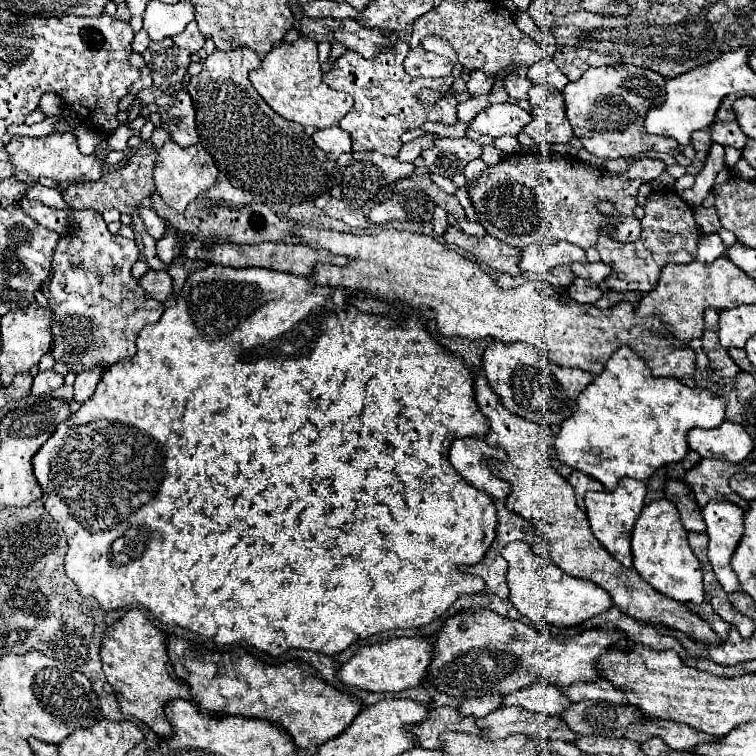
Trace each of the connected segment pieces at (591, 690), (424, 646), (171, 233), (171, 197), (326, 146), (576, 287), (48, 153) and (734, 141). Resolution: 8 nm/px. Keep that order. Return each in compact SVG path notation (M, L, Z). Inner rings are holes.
M608 680L588 682L588 684L572 684L562 692L568 694L568 698L572 702L594 700L594 702L610 702L610 704L616 704L616 706L626 704L624 702L624 692L616 690L616 686L612 686Z
M394 638L382 644L364 646L338 670L338 678L348 686L360 686L370 692L402 692L422 686L432 662L434 644L428 638Z
M168 230L166 236L156 242L156 250L158 250L160 260L162 260L166 266L168 266L168 262L176 260L176 258L182 254L180 244L178 244L178 236L176 236L176 230Z
M168 140L162 148L158 148L158 158L156 158L156 168L154 168L156 192L162 196L162 200L170 208L174 208L178 212L184 210L198 194L216 186L216 176L218 176L218 168L212 160L212 156L208 154L208 150L204 150L204 146L200 146L200 144L180 148L176 142Z
M332 126L326 130L316 130L312 134L312 140L316 142L318 148L322 148L326 152L326 156L330 160L338 160L340 154L350 152L350 134L338 126Z
M574 278L574 282L566 288L566 292L570 294L572 300L580 304L594 304L602 296L602 290L594 282L584 282L582 278Z
M72 132L64 134L48 134L42 138L24 138L14 136L6 146L6 152L10 152L10 162L14 164L14 176L22 182L34 182L40 176L52 178L56 182L72 184L72 182L86 182L86 180L100 180L104 170L104 158L100 156L86 156L78 150L76 136Z
M716 120L716 122L708 128L708 132L712 134L712 140L714 140L714 142L718 142L718 144L722 144L722 146L734 146L734 148L738 148L738 150L742 150L744 144L746 144L746 140L748 140L748 138L740 132L740 126L736 124L736 120L732 120L732 122Z

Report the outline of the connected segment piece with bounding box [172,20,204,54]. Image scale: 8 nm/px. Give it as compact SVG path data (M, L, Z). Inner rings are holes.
M192 20L192 22L186 26L184 32L172 36L172 40L174 40L180 48L190 50L192 54L196 54L196 52L204 46L204 36L200 34L200 30L198 30L198 26L196 26L196 20Z

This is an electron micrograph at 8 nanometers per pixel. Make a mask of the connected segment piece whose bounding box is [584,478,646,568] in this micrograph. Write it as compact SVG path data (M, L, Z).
M622 478L618 482L618 488L614 492L586 492L584 504L586 504L586 514L590 520L590 528L598 542L624 566L632 566L632 552L630 552L630 534L636 518L642 512L644 506L644 496L646 496L646 484L642 480L634 478Z

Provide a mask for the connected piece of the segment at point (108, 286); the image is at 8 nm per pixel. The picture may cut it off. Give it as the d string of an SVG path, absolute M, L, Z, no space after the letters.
M20 200L20 206L24 214L30 214L40 226L54 230L58 234L64 234L68 230L70 218L74 218L78 230L76 236L70 240L60 238L58 248L52 258L52 270L48 276L48 282L42 286L42 292L48 298L48 308L52 310L52 356L56 362L64 362L68 370L80 372L80 370L92 370L92 366L100 366L106 370L114 362L128 360L136 354L136 336L146 324L154 324L162 312L164 304L154 302L154 298L148 298L144 290L140 290L138 280L132 276L132 266L140 258L138 244L134 240L126 240L120 234L110 234L106 228L106 222L102 220L102 214L96 210L54 210L44 206L36 200Z

